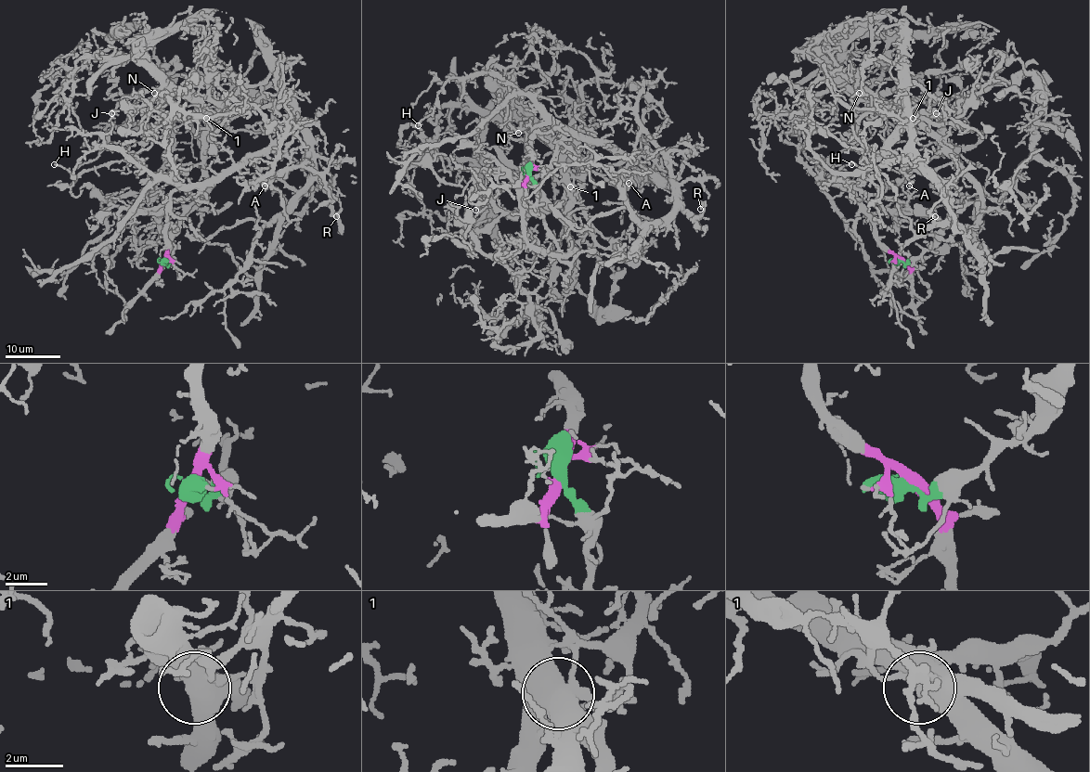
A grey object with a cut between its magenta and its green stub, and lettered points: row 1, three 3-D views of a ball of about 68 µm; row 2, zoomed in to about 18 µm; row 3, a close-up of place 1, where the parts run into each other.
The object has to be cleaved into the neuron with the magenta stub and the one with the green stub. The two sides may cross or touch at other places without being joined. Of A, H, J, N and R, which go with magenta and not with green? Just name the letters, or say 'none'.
A, H, R

